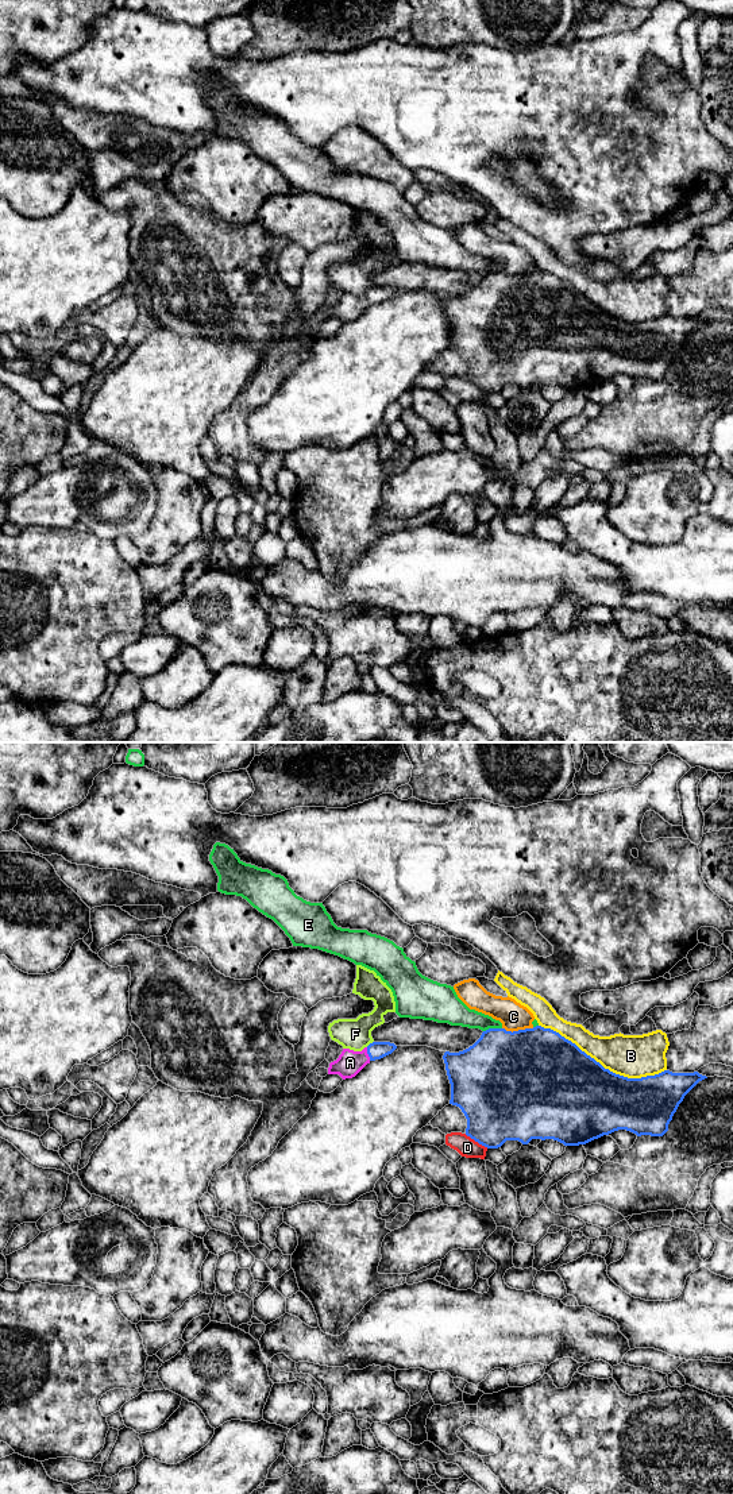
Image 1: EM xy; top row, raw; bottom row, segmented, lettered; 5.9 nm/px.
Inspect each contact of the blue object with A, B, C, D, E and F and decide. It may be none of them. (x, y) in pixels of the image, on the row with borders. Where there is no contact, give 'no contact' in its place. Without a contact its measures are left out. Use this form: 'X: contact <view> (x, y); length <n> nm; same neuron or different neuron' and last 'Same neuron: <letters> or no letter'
A: contact xy (367, 1053); length 80 nm; same neuron
B: contact xy (601, 1065); length 800 nm; different neuron
C: contact xy (519, 1030); length 190 nm; different neuron
D: contact xy (477, 1141); length 170 nm; different neuron
E: contact xy (492, 1029); length 110 nm; different neuron
F: contact xy (370, 1043); length 60 nm; different neuron
Same neuron: A

